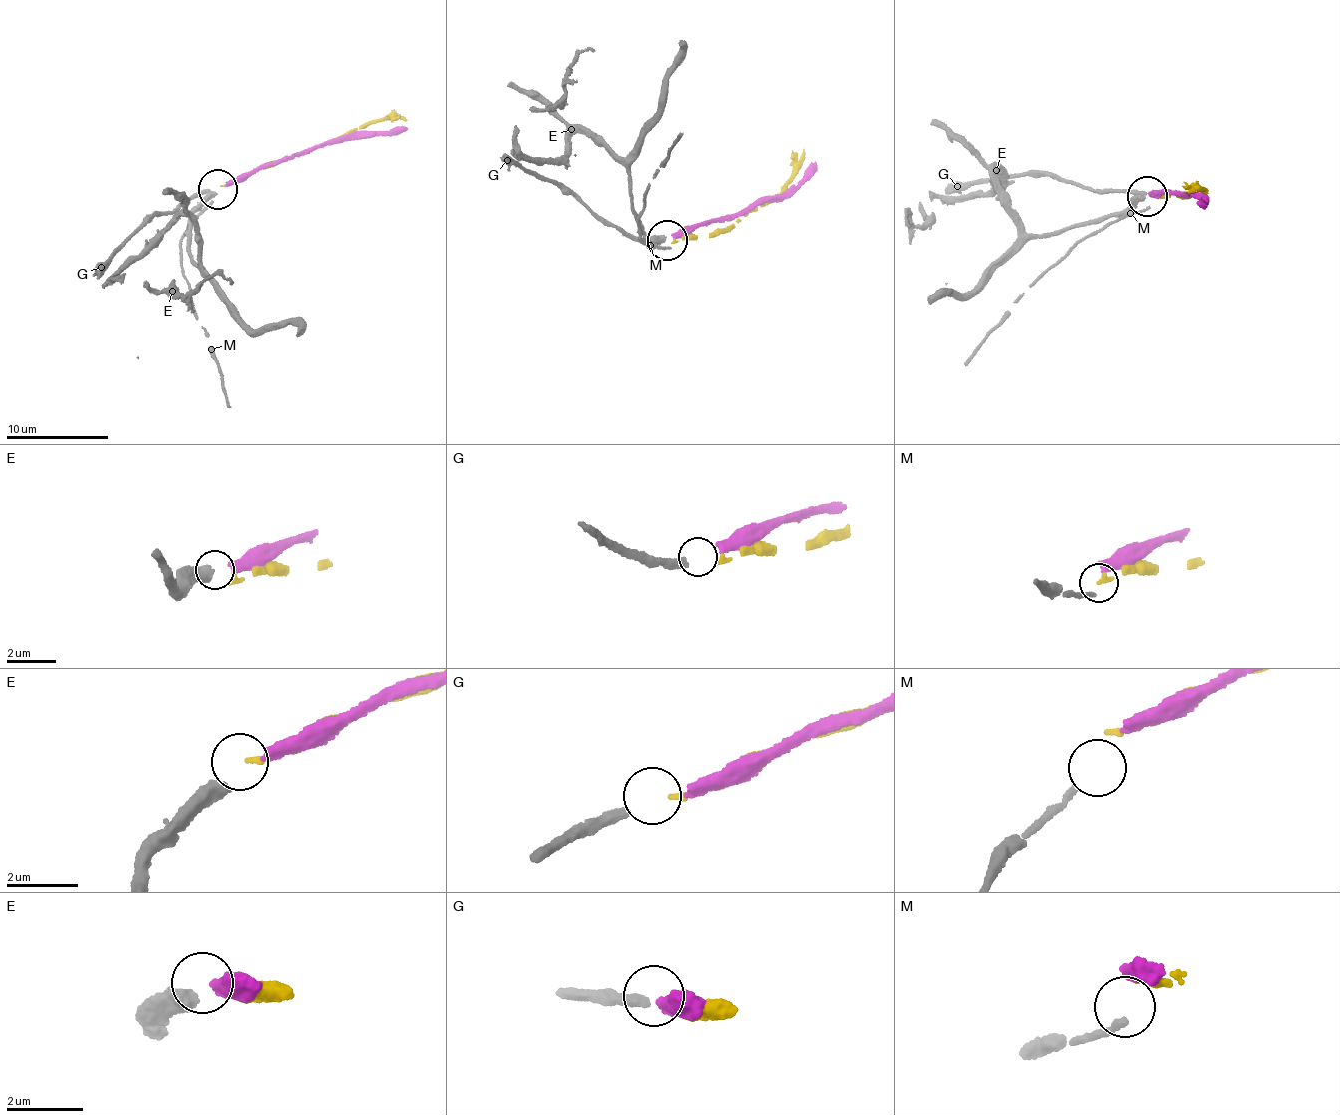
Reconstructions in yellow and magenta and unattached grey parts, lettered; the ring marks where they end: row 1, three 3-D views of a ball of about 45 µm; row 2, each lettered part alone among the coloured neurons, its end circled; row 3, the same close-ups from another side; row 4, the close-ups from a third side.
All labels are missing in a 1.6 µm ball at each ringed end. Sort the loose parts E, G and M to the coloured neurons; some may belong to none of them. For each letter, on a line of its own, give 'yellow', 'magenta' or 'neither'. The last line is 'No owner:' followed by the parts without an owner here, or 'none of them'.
E: magenta
G: yellow
M: neither
No owner: M

